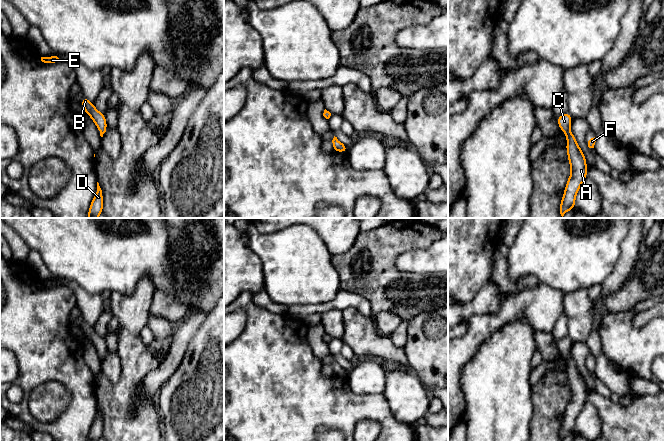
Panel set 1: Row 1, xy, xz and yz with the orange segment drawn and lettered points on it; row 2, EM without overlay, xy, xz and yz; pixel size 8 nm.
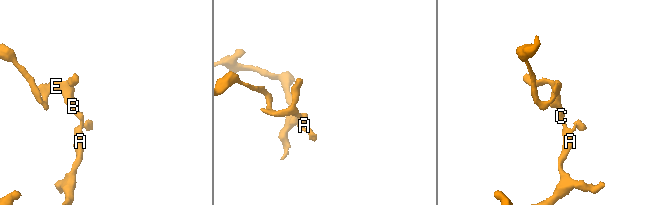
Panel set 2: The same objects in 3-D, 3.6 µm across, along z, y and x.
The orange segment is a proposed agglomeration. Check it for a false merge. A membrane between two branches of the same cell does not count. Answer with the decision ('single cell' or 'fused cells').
single cell

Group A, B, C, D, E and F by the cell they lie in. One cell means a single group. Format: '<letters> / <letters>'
A B C D E F

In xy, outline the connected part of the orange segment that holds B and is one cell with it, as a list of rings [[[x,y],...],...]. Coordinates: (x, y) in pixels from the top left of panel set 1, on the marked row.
[[[85,96],[81,99],[81,103],[85,112],[92,118],[94,123],[97,125],[100,136],[103,137],[103,134],[107,130],[105,114],[98,112],[95,106]]]

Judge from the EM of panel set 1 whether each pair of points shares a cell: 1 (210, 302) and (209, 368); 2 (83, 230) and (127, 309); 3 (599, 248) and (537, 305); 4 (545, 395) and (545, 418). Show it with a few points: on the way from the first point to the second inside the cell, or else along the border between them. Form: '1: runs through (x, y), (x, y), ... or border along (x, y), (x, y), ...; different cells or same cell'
1: border along (213, 306), (206, 312); different cells
2: border along (139, 281), (135, 290), (130, 294), (111, 293); different cells
3: border along (535, 281), (540, 281), (565, 293); different cells
4: runs through (545, 401), (545, 412); same cell

